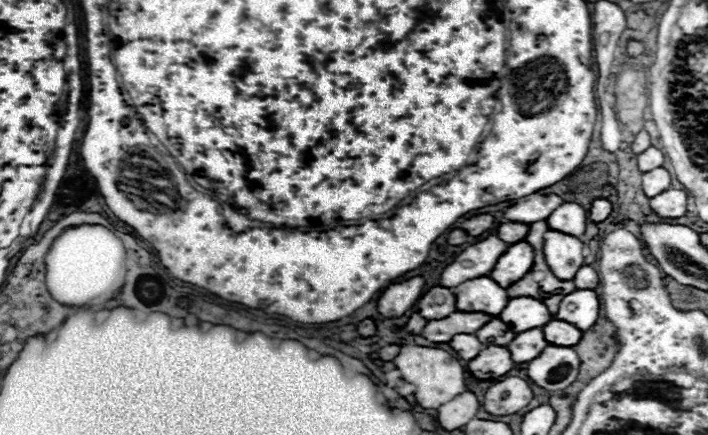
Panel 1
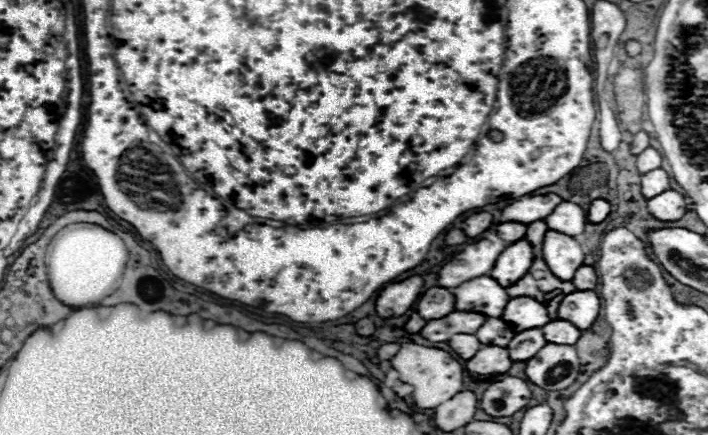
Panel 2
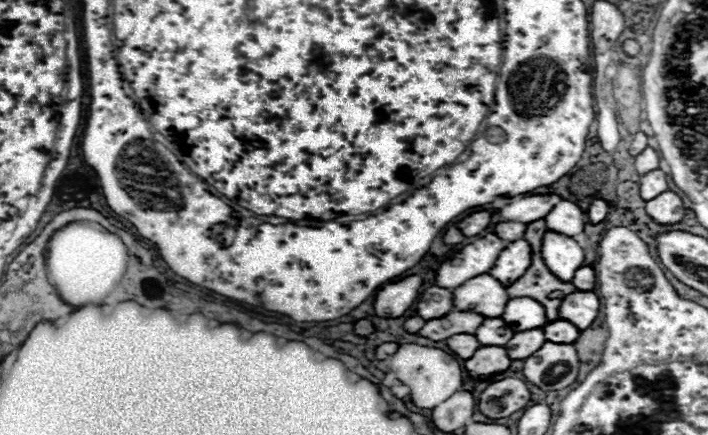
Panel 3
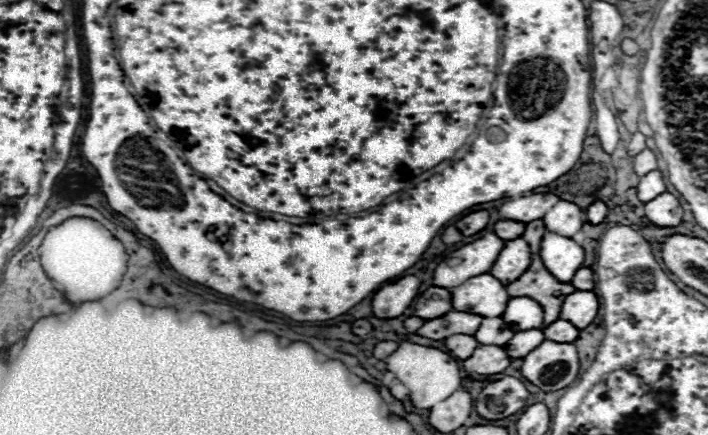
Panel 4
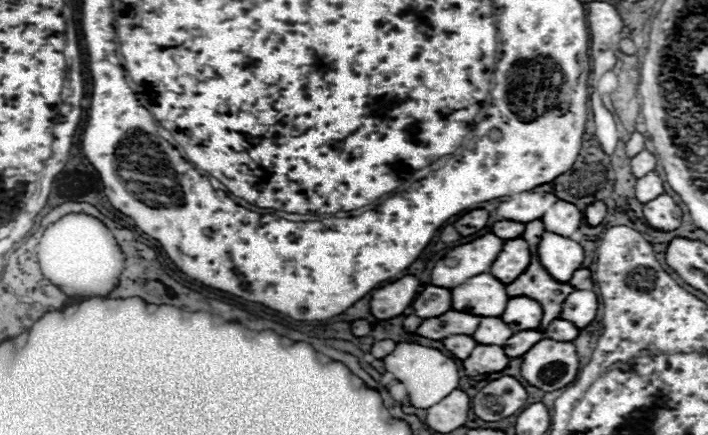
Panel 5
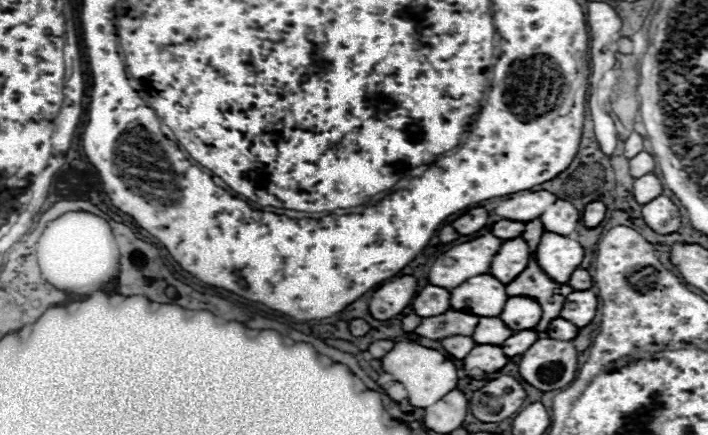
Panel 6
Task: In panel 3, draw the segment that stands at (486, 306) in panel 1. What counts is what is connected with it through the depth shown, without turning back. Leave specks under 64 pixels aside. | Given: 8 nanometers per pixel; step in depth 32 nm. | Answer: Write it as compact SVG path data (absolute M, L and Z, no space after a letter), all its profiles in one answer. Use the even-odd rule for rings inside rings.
M480 274L452 288L454 308L466 312L480 312L486 318L500 318L510 296L506 288L490 274Z

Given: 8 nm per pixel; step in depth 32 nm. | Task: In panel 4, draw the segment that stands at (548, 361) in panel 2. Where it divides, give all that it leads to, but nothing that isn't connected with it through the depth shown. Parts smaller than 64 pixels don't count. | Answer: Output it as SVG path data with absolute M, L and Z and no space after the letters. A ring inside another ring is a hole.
M544 340L522 362L522 376L544 392L570 386L578 378L578 354L572 342Z

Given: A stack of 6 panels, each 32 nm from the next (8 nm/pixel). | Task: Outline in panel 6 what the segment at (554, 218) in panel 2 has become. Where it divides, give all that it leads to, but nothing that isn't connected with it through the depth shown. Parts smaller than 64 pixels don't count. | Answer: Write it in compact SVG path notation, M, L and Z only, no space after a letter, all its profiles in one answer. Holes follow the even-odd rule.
M556 200L546 212L544 216L540 216L546 232L554 232L554 234L564 234L570 236L578 222L580 222L580 212L566 200Z

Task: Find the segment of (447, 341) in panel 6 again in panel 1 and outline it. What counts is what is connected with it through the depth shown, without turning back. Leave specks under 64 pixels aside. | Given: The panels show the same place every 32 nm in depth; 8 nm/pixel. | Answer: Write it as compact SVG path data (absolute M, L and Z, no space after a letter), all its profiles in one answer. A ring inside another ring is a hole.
M456 334L448 344L458 352L462 360L472 360L472 356L484 348L484 344L474 334Z

